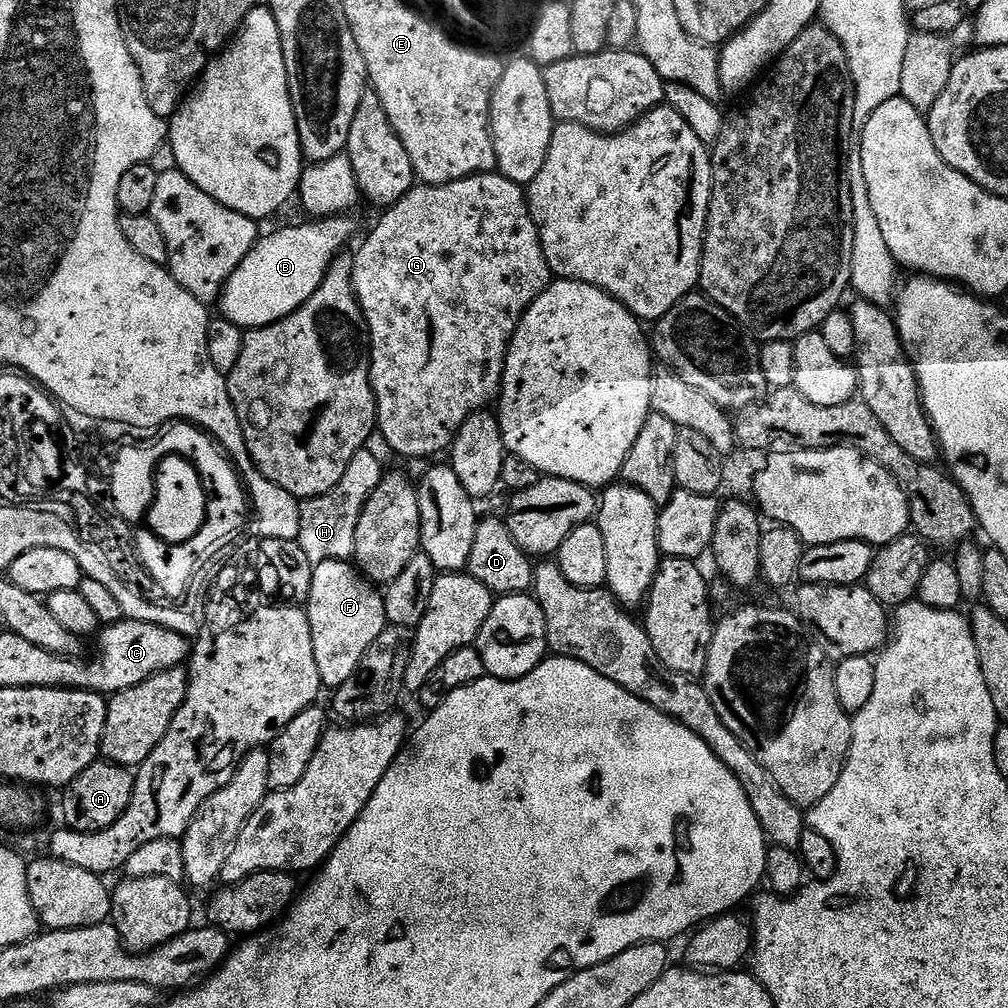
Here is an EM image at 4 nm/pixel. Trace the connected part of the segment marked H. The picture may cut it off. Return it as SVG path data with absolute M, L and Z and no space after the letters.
M371 450L354 454L342 482L326 494L305 500L300 506L300 545L306 550L306 558L315 566L327 560L347 560L354 557L354 536L358 531L358 518L374 490L382 482L386 465Z

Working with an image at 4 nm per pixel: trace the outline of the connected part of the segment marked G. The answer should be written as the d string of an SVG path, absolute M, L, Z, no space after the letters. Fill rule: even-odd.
M481 172L478 176L468 176L465 180L458 182L450 182L449 184L434 184L431 186L413 186L405 196L403 196L397 204L393 204L391 208L383 213L384 216L372 228L372 233L364 240L364 245L352 256L352 277L354 278L354 290L358 302L362 306L362 314L368 323L368 338L372 345L372 365L370 366L370 374L372 375L372 389L374 390L374 398L376 399L376 422L378 425L379 435L384 435L384 440L397 452L400 456L408 456L407 458L433 458L440 451L451 449L452 440L458 434L460 427L466 422L468 416L473 416L476 412L485 411L489 407L488 403L495 401L500 395L500 386L504 382L504 363L508 357L508 347L514 338L516 328L520 324L520 320L524 316L525 310L537 300L539 296L546 291L550 281L553 279L552 272L548 269L548 263L544 257L544 251L540 245L540 235L534 226L534 218L528 209L528 197L525 189L521 185L515 184L510 178L499 175L496 172Z

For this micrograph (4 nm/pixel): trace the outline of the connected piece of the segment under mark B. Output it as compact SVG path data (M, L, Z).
M347 215L321 219L319 222L308 222L301 228L280 228L269 236L261 235L253 249L225 282L223 292L218 299L223 319L234 322L240 328L251 330L265 328L290 314L294 314L322 286L326 274L332 269L338 257L345 251L348 239L356 232L356 224Z

